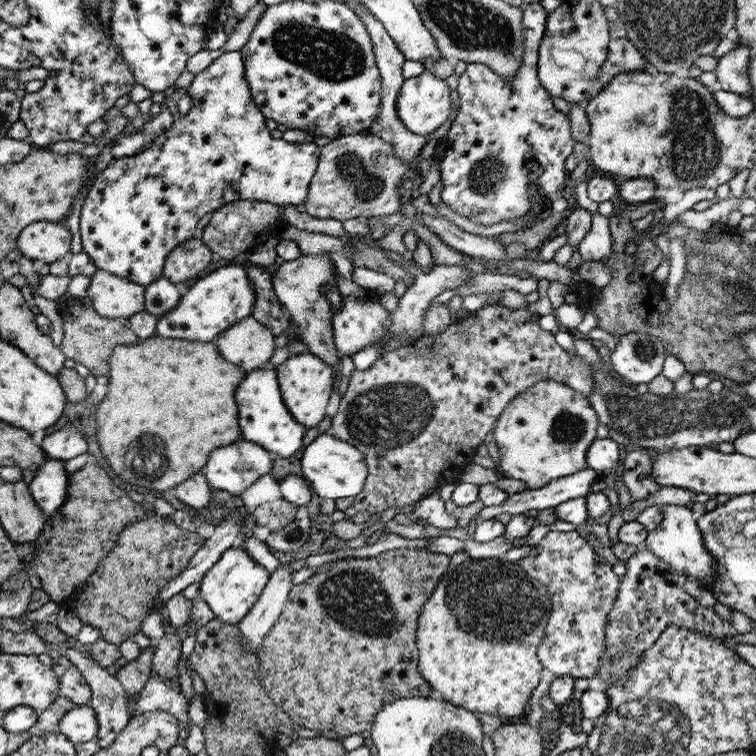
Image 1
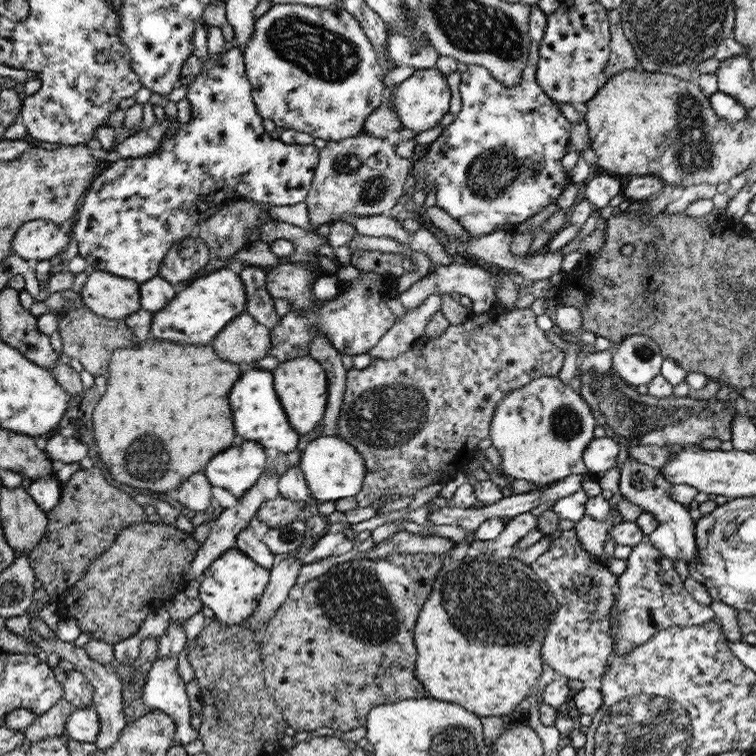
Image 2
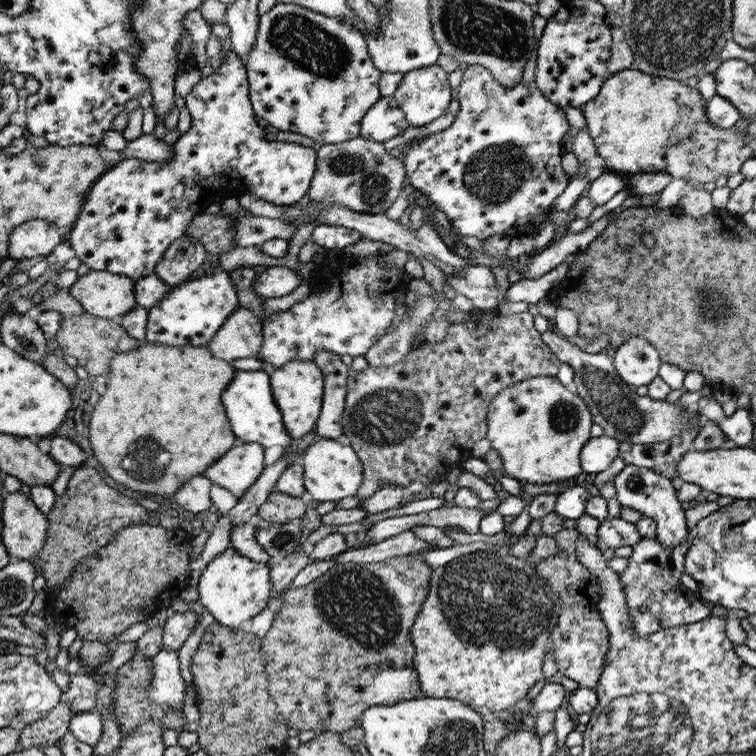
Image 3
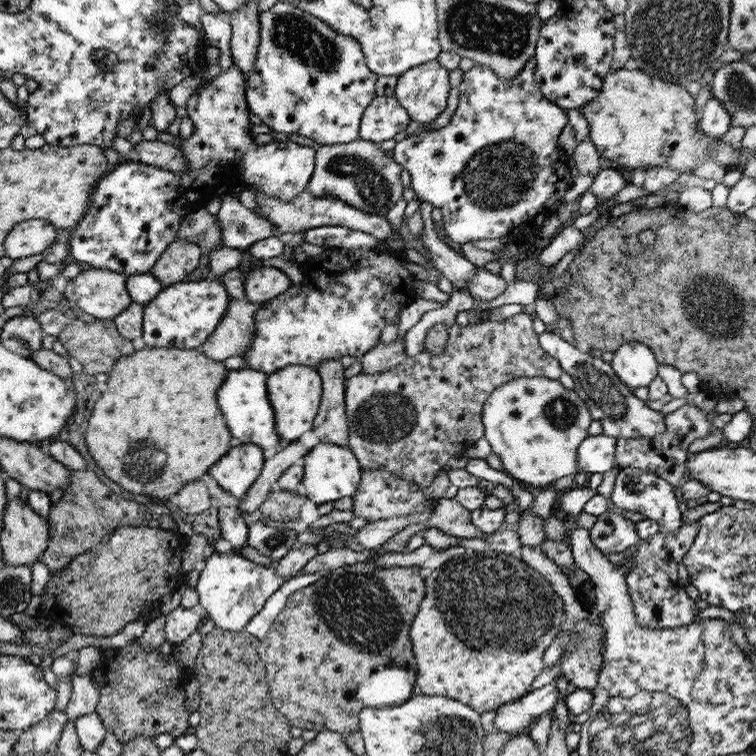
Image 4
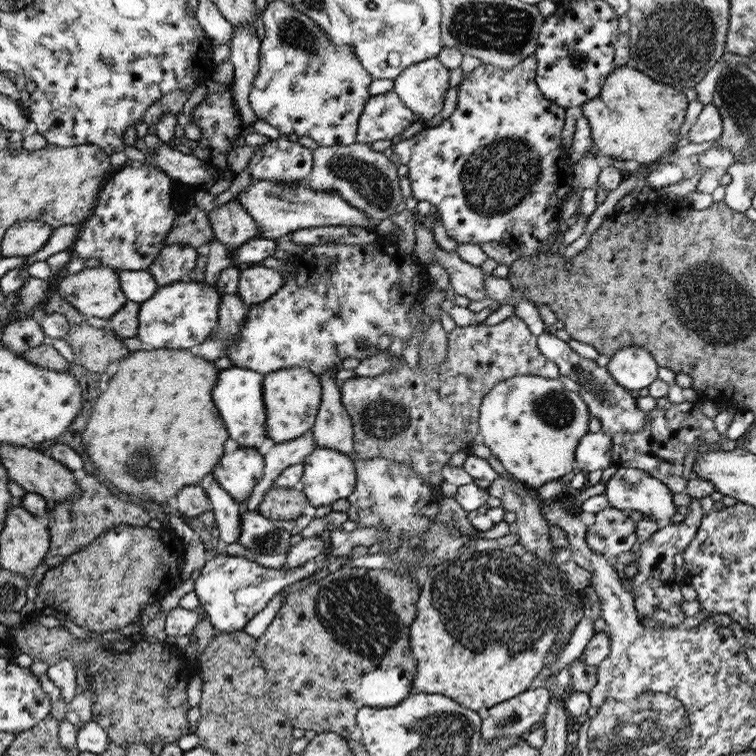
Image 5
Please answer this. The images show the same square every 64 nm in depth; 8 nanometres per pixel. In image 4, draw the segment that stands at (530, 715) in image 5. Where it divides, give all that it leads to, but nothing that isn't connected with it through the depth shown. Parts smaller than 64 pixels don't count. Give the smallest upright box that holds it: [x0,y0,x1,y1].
[491,682,560,736]

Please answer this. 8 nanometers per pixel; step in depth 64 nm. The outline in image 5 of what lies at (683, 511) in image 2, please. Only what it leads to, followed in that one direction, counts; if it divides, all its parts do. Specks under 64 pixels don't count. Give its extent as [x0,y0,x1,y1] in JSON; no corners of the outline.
[604,467,680,528]

